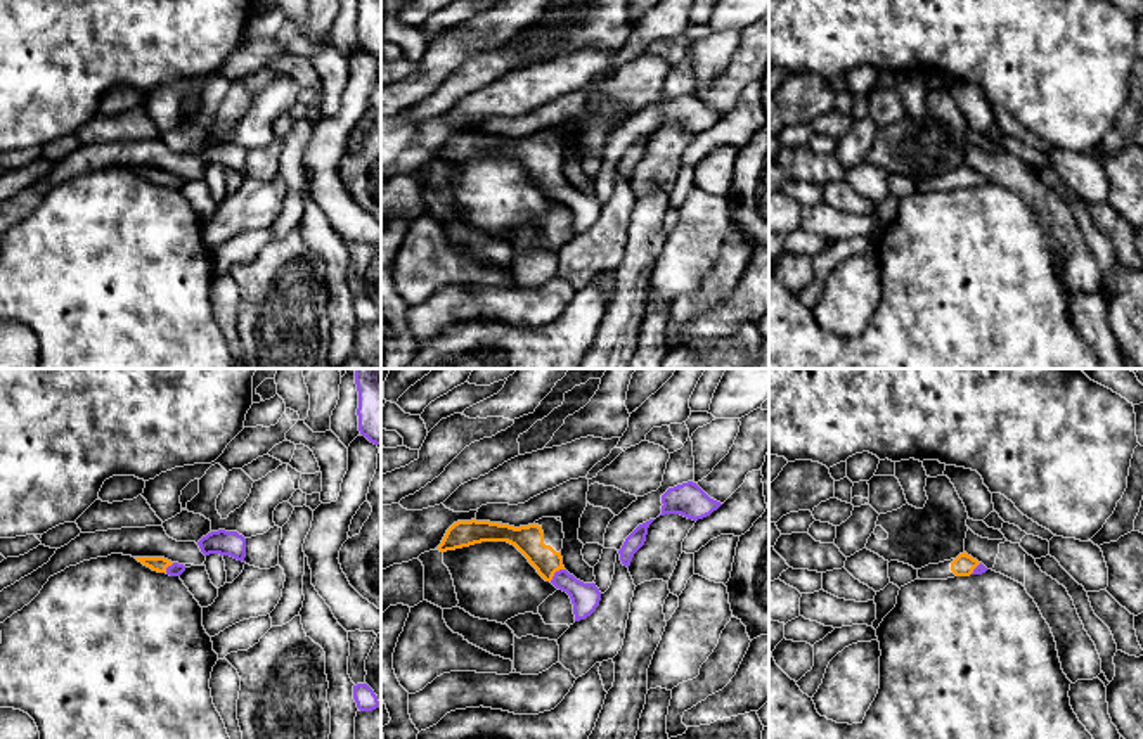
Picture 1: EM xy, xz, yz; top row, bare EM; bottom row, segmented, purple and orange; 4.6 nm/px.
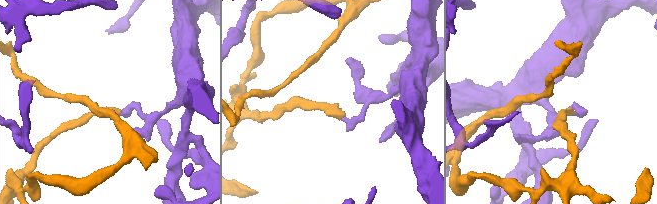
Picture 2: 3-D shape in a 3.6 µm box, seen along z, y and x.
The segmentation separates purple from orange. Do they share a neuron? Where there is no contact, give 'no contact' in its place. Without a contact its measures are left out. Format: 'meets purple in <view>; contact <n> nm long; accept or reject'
meets purple in xz; contact 90 nm long; accept

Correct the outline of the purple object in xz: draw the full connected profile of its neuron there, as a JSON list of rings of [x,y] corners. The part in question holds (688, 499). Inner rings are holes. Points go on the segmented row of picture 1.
[[[688,481],[668,488],[662,495],[662,514],[681,514],[688,519],[698,521],[710,516],[722,504],[710,498],[696,483]]]

